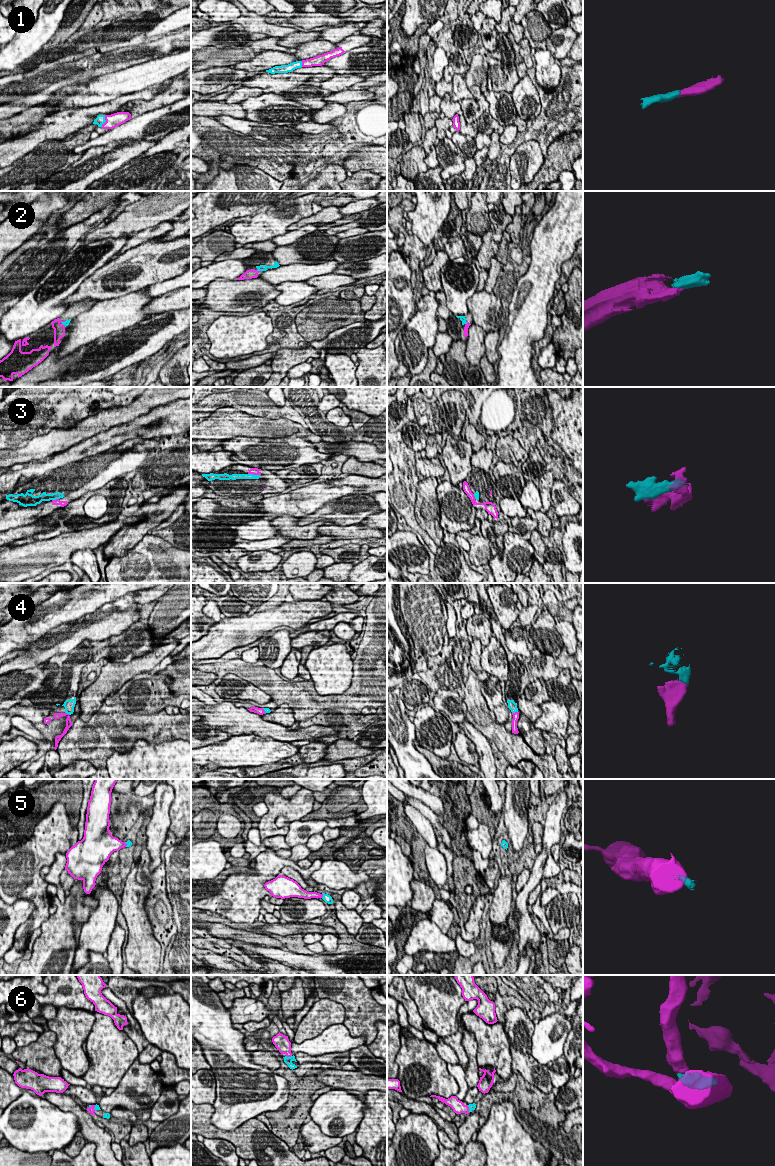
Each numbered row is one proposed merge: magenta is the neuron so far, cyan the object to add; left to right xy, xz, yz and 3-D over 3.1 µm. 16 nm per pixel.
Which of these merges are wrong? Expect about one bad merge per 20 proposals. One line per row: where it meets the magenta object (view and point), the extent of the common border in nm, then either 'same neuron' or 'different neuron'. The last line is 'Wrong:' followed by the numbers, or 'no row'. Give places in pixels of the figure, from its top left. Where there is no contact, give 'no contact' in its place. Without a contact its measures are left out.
1: contact xy (106, 121); length 200 nm; same neuron
2: contact xz (259, 271); length 100 nm; same neuron
3: contact xz (254, 474); length 190 nm; same neuron
4: contact yz (515, 712); length 100 nm; same neuron
5: contact xz (322, 895); length 80 nm; same neuron
6: contact xz (289, 1056); length 100 nm; same neuron
Wrong: no row

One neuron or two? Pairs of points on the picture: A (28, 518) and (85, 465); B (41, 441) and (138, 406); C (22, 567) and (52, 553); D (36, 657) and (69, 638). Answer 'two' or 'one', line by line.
A: one
B: one
C: one
D: one

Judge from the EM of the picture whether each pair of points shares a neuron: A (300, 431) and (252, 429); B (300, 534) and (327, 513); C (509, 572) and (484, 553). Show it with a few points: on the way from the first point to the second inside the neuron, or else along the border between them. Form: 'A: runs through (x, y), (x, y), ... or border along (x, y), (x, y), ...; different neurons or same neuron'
A: runs through (288, 431), (264, 431); same neuron
B: border along (328, 519), (302, 525), (297, 524); different neurons
C: border along (491, 556), (487, 564); different neurons

